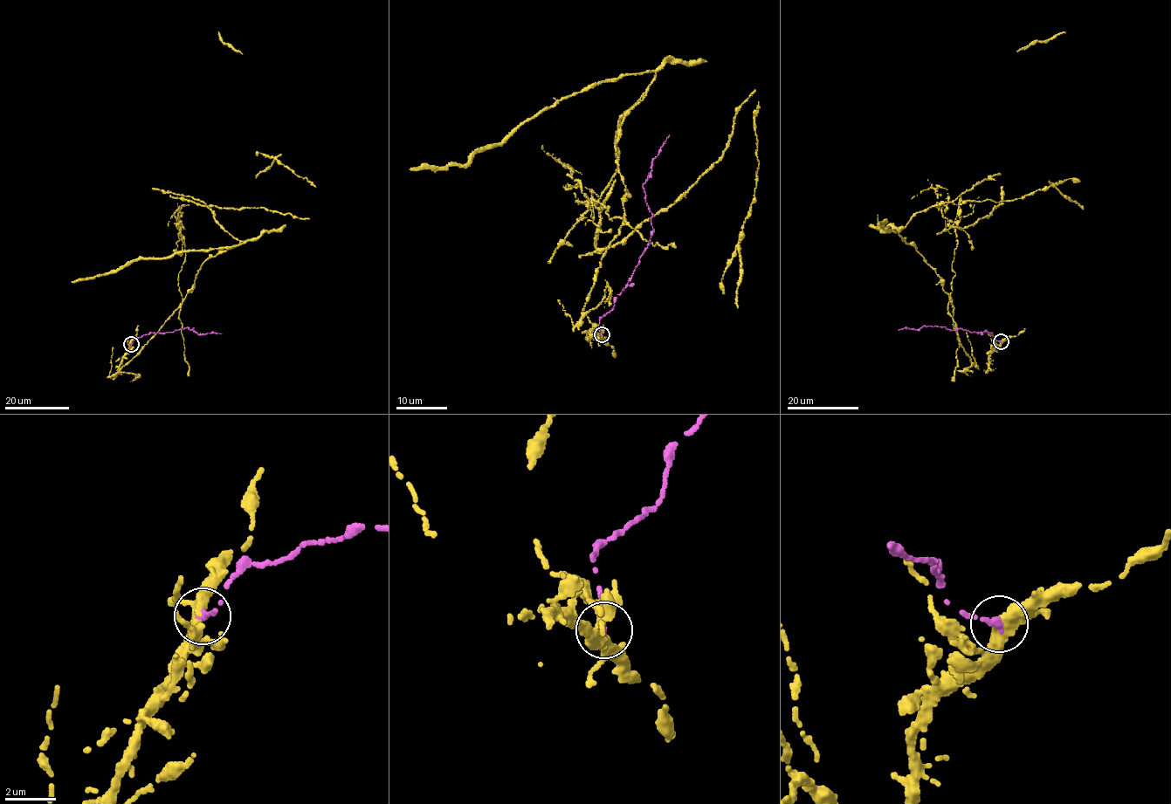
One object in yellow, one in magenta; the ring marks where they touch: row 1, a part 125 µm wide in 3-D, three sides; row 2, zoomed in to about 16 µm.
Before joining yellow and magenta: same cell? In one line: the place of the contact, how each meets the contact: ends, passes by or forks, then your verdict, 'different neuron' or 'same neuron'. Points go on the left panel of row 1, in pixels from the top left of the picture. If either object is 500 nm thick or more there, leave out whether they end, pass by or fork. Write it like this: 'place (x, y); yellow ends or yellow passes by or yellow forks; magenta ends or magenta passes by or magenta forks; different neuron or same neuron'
place (131, 344); yellow forks; magenta ends; different neuron

